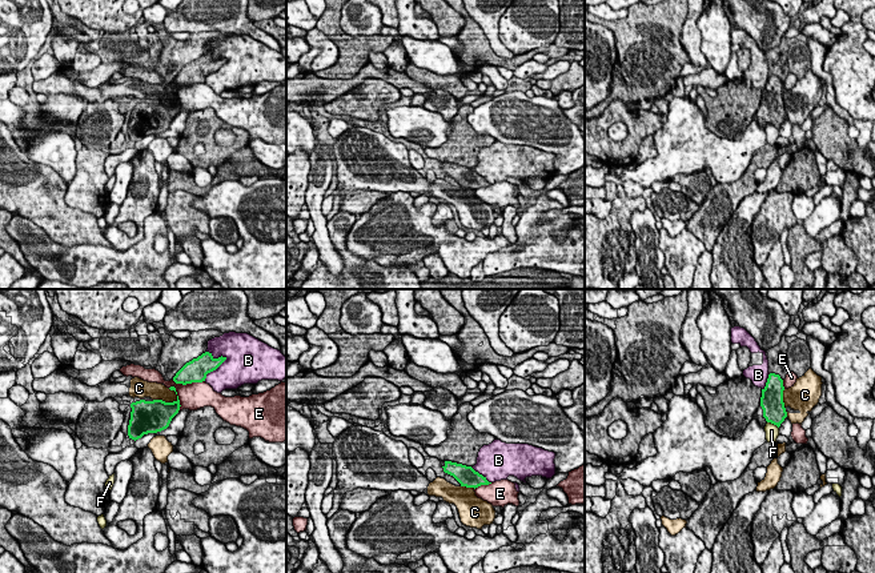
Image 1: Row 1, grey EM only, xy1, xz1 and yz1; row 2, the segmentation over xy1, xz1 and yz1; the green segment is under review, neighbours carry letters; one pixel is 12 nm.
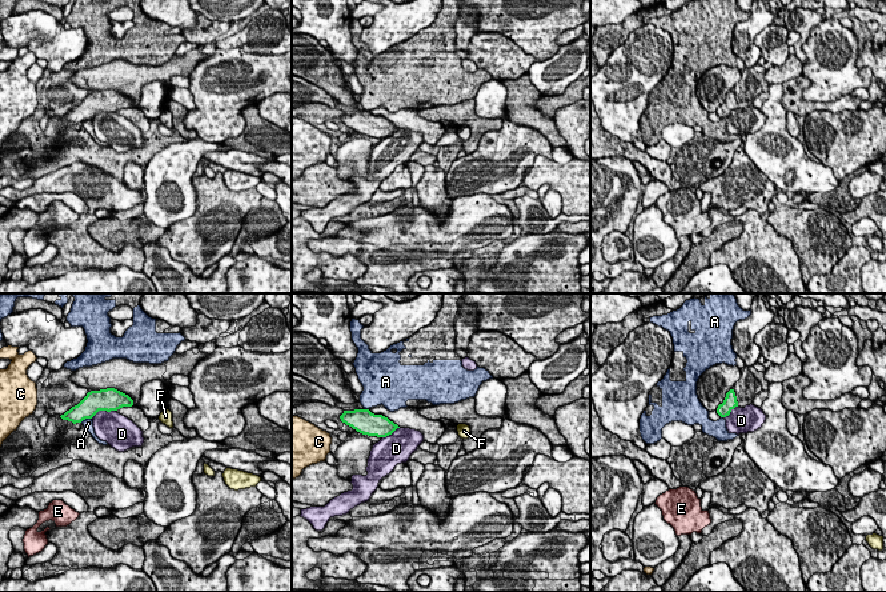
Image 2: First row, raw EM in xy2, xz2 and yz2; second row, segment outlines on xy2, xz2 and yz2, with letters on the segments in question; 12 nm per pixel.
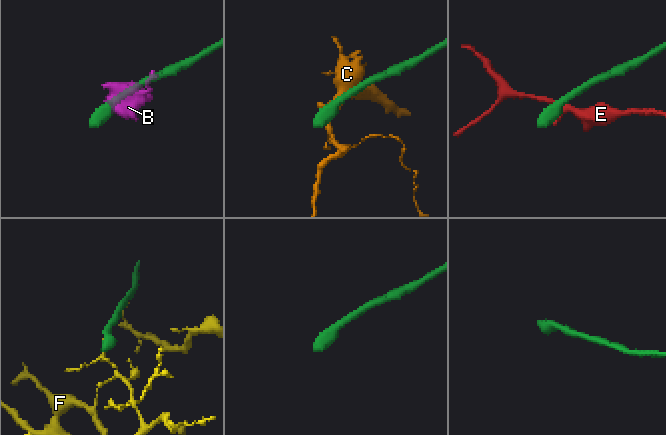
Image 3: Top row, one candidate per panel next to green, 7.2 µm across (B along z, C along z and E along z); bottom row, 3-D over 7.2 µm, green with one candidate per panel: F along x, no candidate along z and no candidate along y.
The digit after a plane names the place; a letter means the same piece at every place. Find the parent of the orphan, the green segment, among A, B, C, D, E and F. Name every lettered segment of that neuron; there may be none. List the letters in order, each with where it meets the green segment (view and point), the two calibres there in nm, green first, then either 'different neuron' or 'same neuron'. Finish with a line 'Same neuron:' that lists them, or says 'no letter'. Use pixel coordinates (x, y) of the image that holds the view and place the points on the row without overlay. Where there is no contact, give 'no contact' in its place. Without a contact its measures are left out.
A: xy2 (85, 119) | 260/130 nm | different neuron
B: xy1 (215, 71) | 280/360 nm | different neuron
C: xy1 (164, 103) | 380/200 nm | different neuron
D: xy2 (103, 111) | 280/380 nm | different neuron
E: xy1 (188, 84) | 280/320 nm | different neuron
F: yz1 (773, 124) | 280/160 nm | different neuron
Same neuron: no letter

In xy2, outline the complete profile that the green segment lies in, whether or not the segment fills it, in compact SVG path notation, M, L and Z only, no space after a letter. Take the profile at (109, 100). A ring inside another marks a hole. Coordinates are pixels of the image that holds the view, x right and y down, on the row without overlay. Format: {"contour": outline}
{"contour": "M107 89L88 93L77 107L72 108L60 119L76 125L85 120L92 120L99 112L111 113L132 107L133 101L128 96L115 89Z"}

